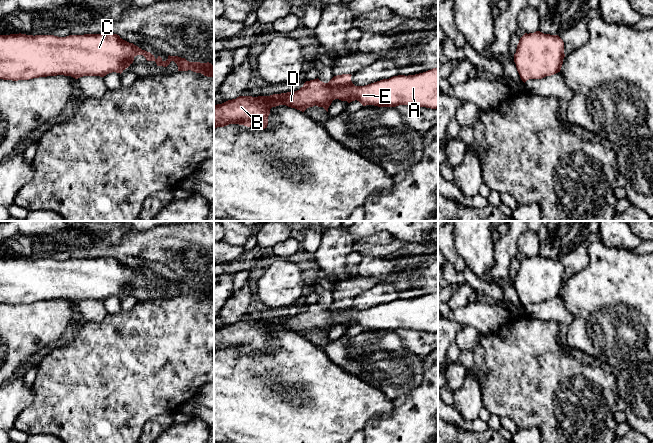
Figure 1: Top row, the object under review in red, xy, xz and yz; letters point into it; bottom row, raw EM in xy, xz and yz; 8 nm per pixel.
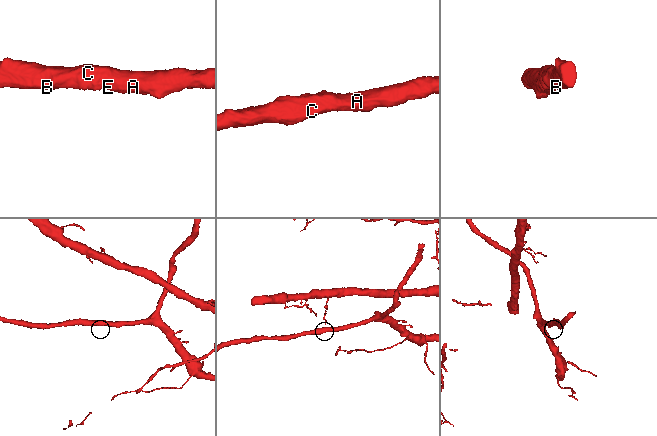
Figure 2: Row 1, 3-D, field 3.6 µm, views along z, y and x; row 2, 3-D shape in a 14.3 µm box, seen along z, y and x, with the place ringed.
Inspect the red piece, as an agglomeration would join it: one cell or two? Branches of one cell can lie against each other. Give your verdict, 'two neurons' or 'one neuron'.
one neuron

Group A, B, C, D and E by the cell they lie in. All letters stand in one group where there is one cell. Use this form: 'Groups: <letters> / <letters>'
Groups: A B C D E

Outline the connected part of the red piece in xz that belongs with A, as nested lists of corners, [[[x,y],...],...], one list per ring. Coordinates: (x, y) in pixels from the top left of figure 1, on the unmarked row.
[[[433,292],[415,299],[398,299],[383,303],[365,310],[355,310],[351,305],[351,298],[334,300],[328,307],[318,302],[306,305],[295,316],[273,318],[270,320],[239,320],[222,328],[214,329],[214,352],[224,351],[229,348],[239,348],[247,351],[265,353],[268,349],[270,333],[279,329],[286,329],[304,336],[307,332],[323,331],[327,336],[332,325],[359,325],[363,330],[374,329],[378,331],[396,331],[399,329],[413,329],[438,333],[438,292]]]

